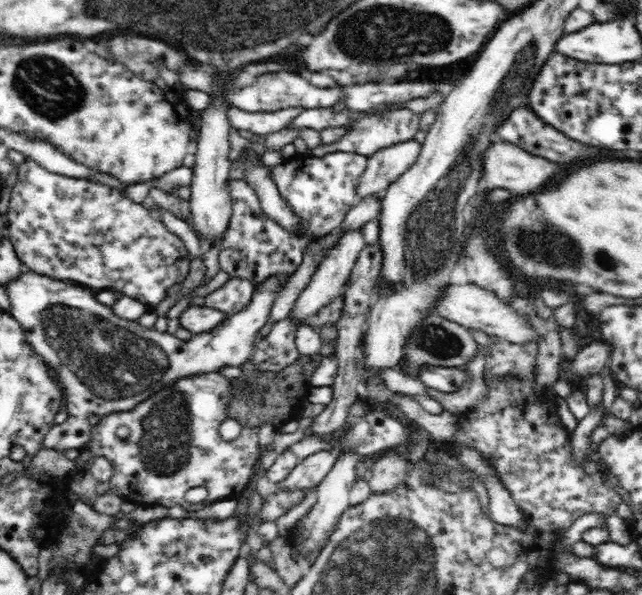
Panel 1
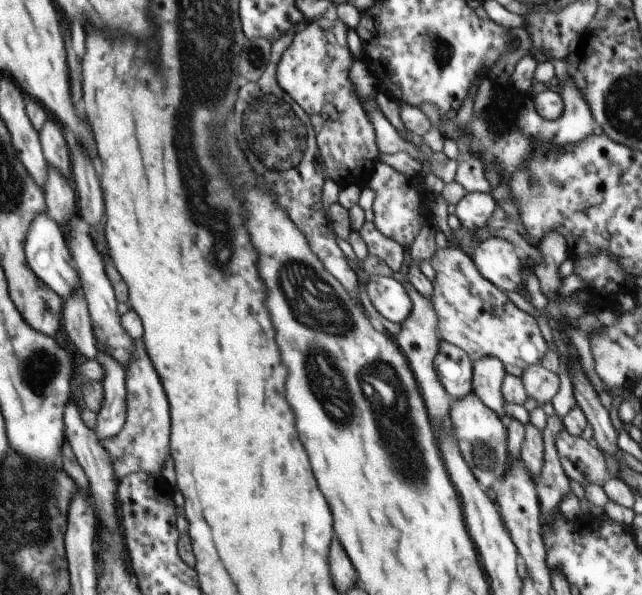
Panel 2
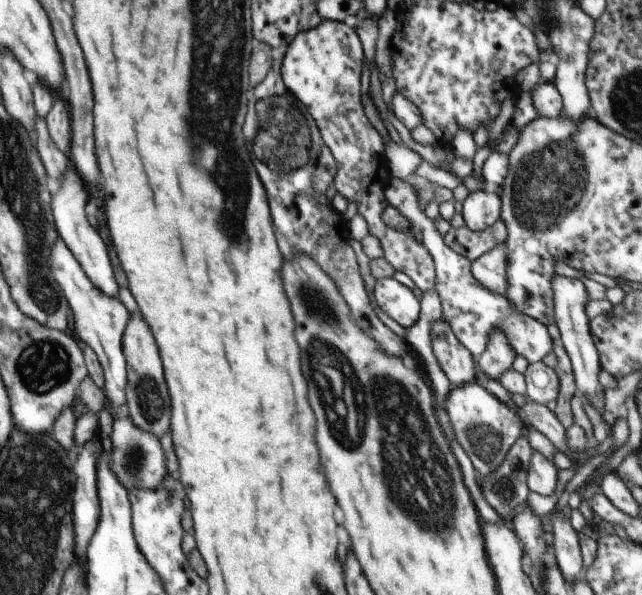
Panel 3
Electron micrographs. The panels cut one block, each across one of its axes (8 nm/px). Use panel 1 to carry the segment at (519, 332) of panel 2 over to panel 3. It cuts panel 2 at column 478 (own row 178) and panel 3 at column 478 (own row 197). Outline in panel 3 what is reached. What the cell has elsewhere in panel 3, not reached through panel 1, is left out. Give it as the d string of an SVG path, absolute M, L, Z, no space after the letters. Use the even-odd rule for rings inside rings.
M398 177L389 181L388 188L384 190L386 200L408 218L411 228L422 233L422 244L432 256L435 264L436 284L435 291L439 294L442 308L442 318L450 322L454 336L470 350L475 362L482 356L488 342L488 336L494 328L502 330L508 338L508 344L514 346L516 354L524 356L529 363L542 361L553 350L553 342L548 333L548 327L539 320L532 318L526 312L516 310L506 295L498 296L486 288L482 288L476 278L472 276L471 260L454 252L446 246L443 237L436 229L435 224L428 218L418 205L418 198L414 187Z

